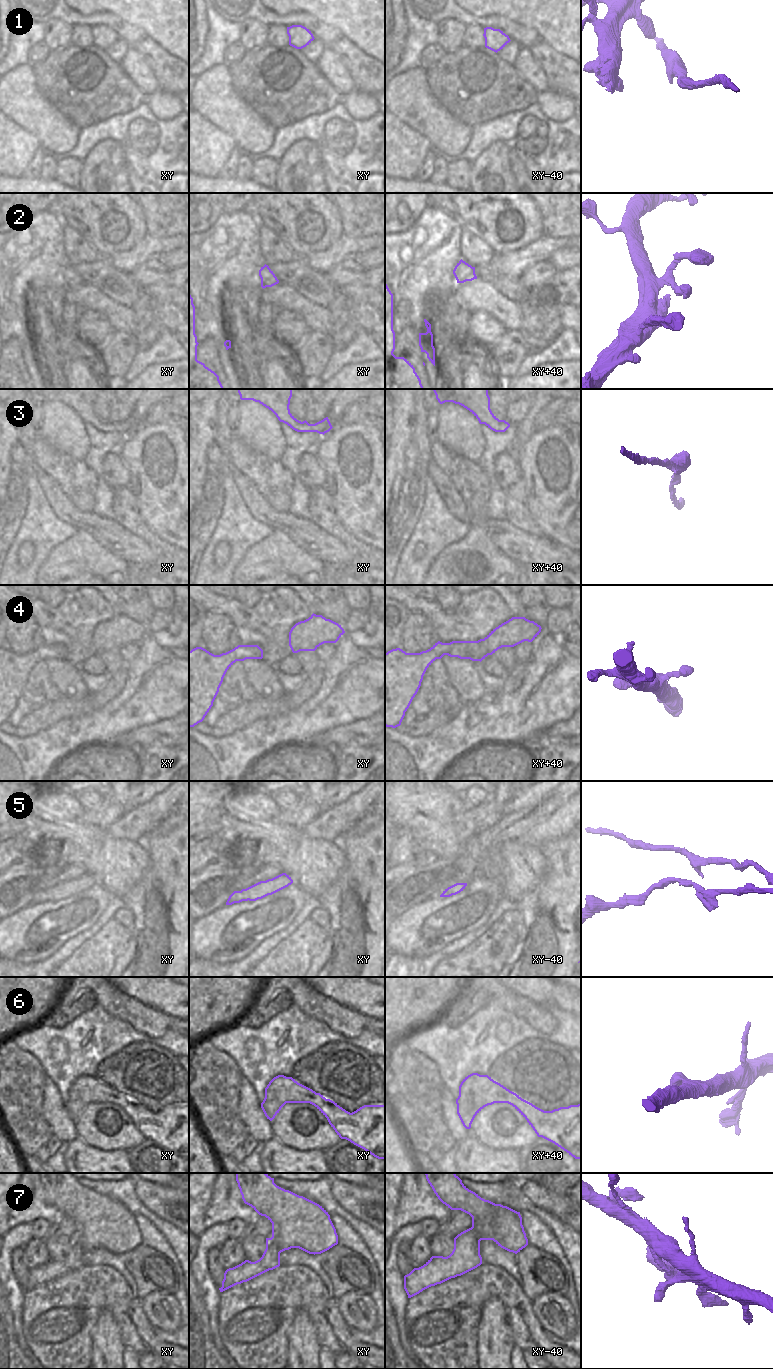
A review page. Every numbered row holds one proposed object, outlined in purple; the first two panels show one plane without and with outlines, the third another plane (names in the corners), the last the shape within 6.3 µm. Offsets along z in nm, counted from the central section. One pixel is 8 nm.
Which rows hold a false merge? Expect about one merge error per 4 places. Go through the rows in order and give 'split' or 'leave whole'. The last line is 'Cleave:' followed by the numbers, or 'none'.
1: leave whole
2: leave whole
3: leave whole
4: leave whole
5: leave whole
6: leave whole
7: leave whole
Cleave: none

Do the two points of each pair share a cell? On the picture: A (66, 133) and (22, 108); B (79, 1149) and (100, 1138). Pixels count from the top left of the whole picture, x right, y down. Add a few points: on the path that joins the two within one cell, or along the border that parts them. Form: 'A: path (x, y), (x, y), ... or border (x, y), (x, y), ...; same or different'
A: path (55, 132), (33, 112); same
B: border (77, 1136), (90, 1146), (111, 1151); different

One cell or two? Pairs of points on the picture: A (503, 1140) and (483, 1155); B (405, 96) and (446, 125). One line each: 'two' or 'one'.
A: two
B: one

